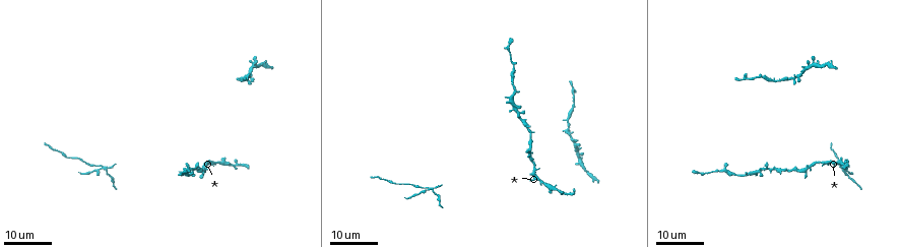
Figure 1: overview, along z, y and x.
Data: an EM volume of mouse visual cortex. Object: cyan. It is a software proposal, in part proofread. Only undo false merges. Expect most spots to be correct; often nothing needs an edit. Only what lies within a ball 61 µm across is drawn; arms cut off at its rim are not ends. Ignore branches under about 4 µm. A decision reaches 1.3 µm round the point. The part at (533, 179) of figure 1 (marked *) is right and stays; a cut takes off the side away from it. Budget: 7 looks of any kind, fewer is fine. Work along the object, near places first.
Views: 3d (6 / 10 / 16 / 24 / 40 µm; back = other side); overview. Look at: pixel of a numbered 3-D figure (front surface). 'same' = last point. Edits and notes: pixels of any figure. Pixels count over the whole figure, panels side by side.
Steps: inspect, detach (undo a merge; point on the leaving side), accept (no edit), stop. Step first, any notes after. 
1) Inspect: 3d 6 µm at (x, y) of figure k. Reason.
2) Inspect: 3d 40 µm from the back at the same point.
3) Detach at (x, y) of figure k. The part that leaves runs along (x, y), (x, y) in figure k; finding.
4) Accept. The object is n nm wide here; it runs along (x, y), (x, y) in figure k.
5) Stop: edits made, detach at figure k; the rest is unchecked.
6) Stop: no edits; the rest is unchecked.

Inspect: 3d 16 µm at (551, 186) of figure 1. Four or more arms meet.

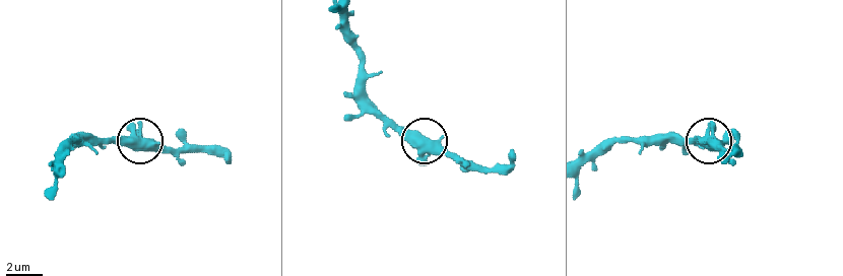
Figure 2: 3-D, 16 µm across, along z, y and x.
Inspect: 3d 6 µm at (141, 134) of figure 2.

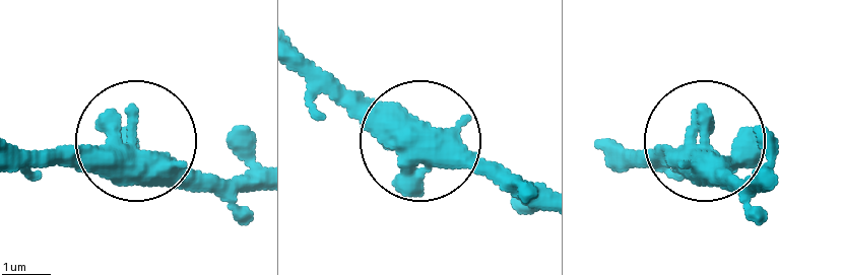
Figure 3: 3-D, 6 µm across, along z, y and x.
Inspect: 3d 6 µm from the back at (130, 144) of figure 3.

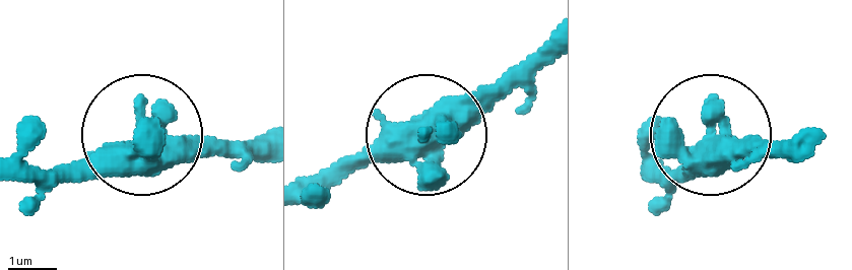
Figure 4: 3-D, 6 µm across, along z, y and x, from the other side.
Accept. The object is 460 nm wide here; it runs along (259, 151), (113, 139), (44, 196) in figure 4; continuous, no second neuron.

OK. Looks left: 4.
Inspect: 3d 24 µm at (570, 138) of figure 1. Looks like a crossing.

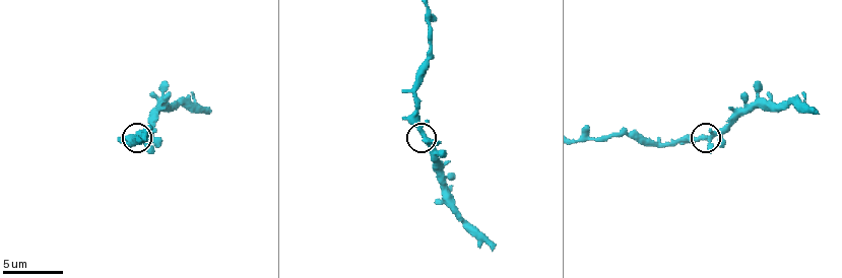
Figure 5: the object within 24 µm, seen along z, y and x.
Inspect: 3d 10 µm at (710, 137) of figure 5.

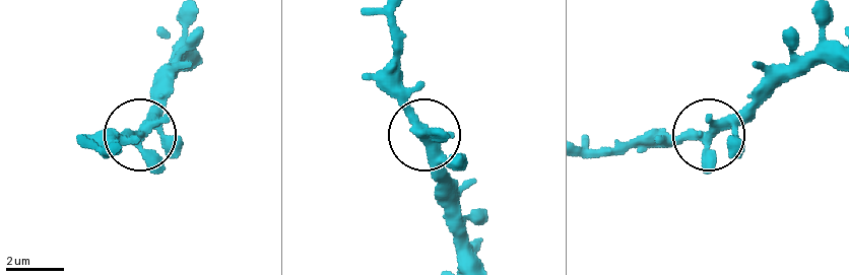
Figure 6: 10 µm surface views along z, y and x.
Accept. 4 arms meet here; continuous, no second neuron.

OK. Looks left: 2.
Inspect: 3d 10 µm at (427, 62) of figure 5. Calibre changes.

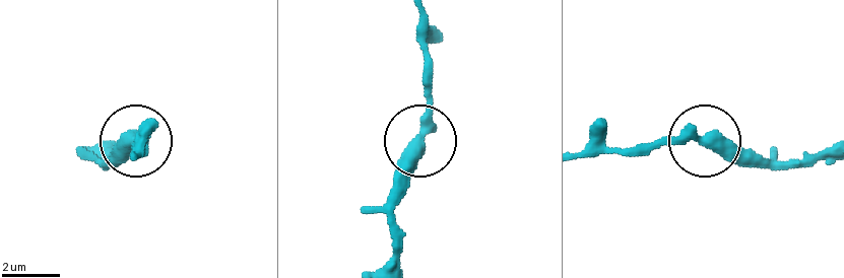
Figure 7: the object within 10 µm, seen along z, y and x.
Accept. The object is 410 nm wide here; all the same neuron.

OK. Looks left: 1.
Stop: no edits; the rest is unchecked.

